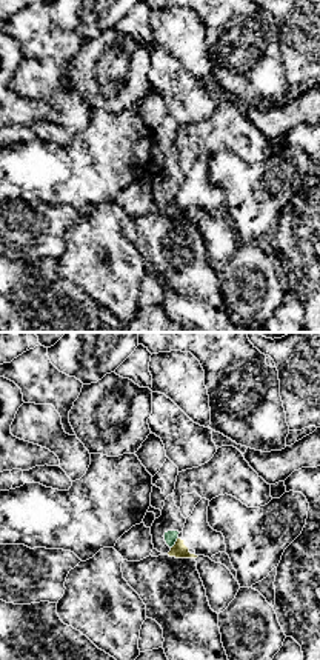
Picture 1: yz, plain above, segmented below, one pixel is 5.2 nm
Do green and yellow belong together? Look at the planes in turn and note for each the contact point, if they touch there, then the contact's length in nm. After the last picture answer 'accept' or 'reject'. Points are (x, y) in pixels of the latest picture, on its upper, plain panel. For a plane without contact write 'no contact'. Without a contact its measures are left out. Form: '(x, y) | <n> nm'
(174, 199) | 70 nm

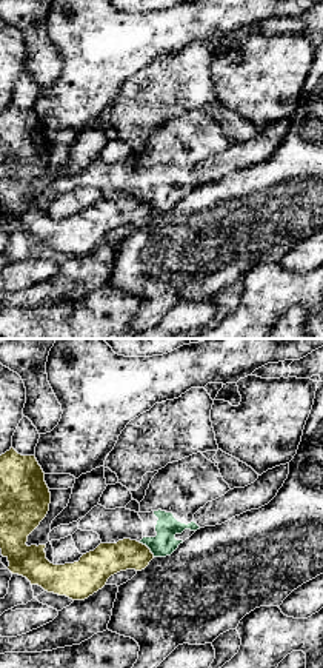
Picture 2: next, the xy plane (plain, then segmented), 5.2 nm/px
(148, 202) | 120 nm

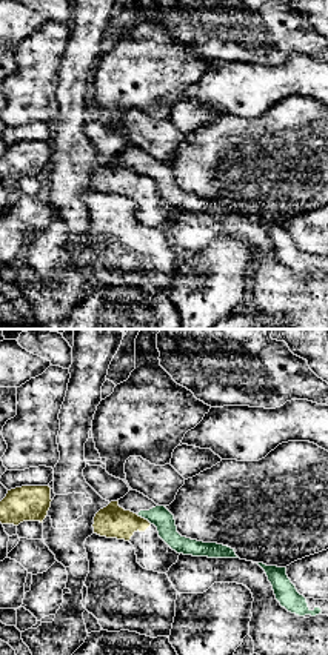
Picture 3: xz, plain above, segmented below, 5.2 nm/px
(143, 172) | 100 nm

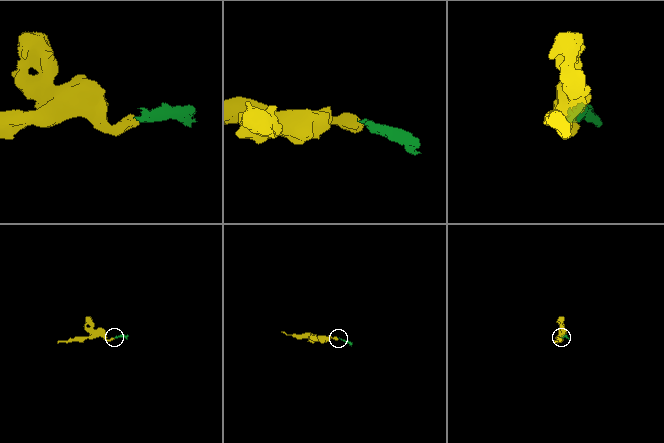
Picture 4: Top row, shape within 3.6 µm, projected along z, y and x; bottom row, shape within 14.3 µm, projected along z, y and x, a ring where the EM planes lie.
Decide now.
reject

